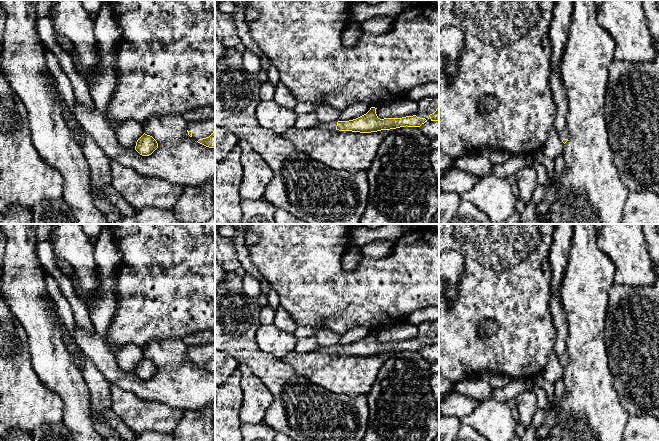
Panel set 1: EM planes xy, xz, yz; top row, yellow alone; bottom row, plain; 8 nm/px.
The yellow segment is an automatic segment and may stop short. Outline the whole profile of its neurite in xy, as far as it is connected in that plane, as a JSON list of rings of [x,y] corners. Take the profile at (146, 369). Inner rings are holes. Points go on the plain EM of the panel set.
[[[145,357],[137,364],[135,370],[135,374],[142,380],[151,379],[157,372],[157,365]]]

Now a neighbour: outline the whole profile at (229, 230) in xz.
[[[227,224],[226,226],[219,227],[218,232],[223,237],[231,238],[236,233],[236,228],[234,224]]]

